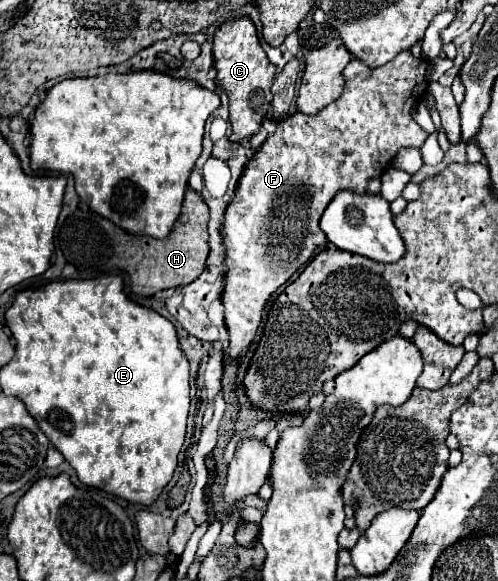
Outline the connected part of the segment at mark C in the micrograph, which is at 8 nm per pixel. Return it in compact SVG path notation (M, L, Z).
M238 16L222 24L214 34L214 66L218 70L216 84L228 94L230 100L230 140L240 142L246 136L252 136L260 130L266 110L272 102L272 82L276 76L276 66L268 60L266 52L260 46L258 32L254 22L248 16Z

